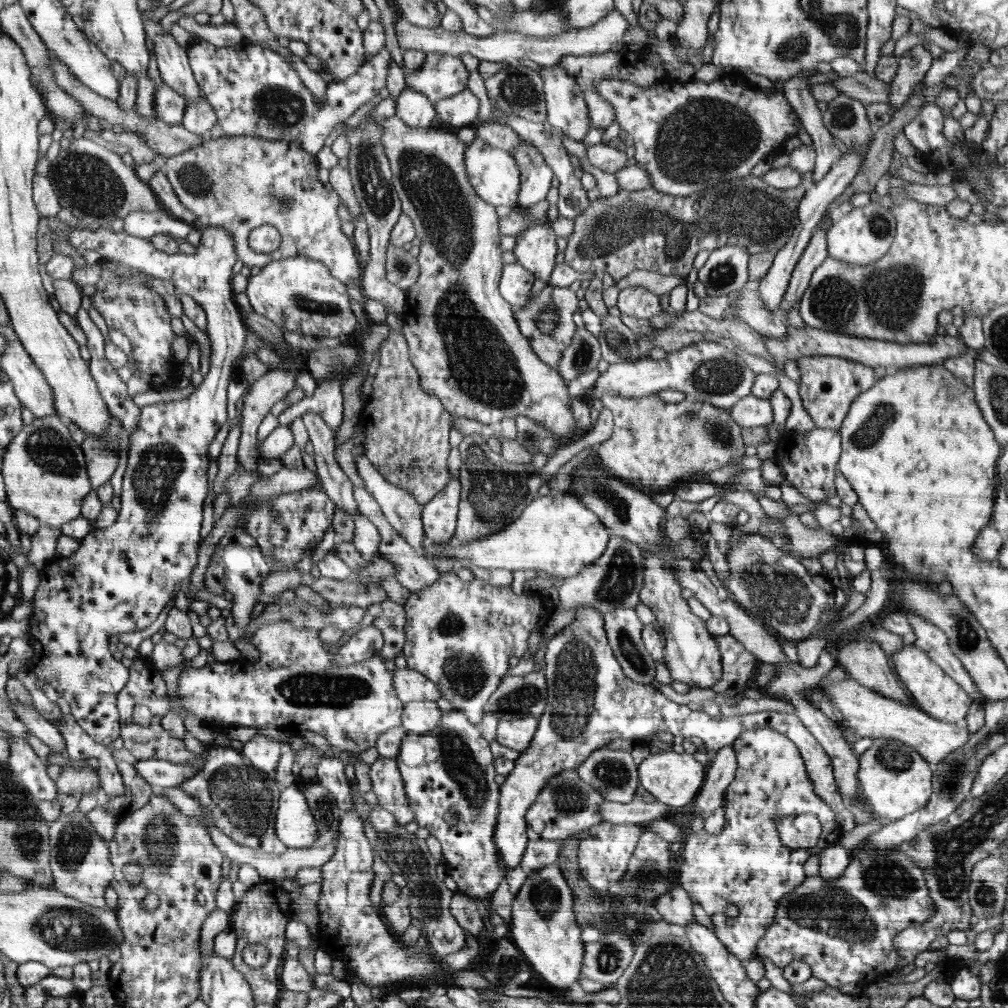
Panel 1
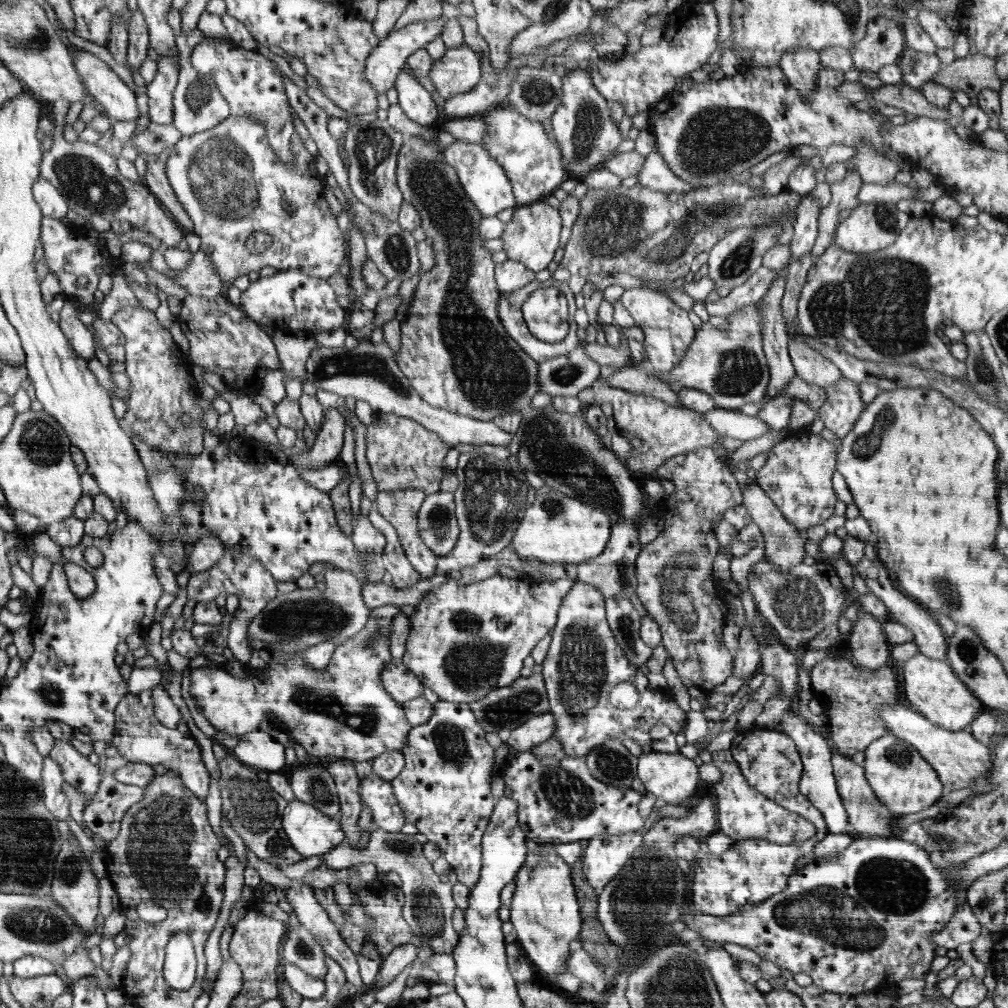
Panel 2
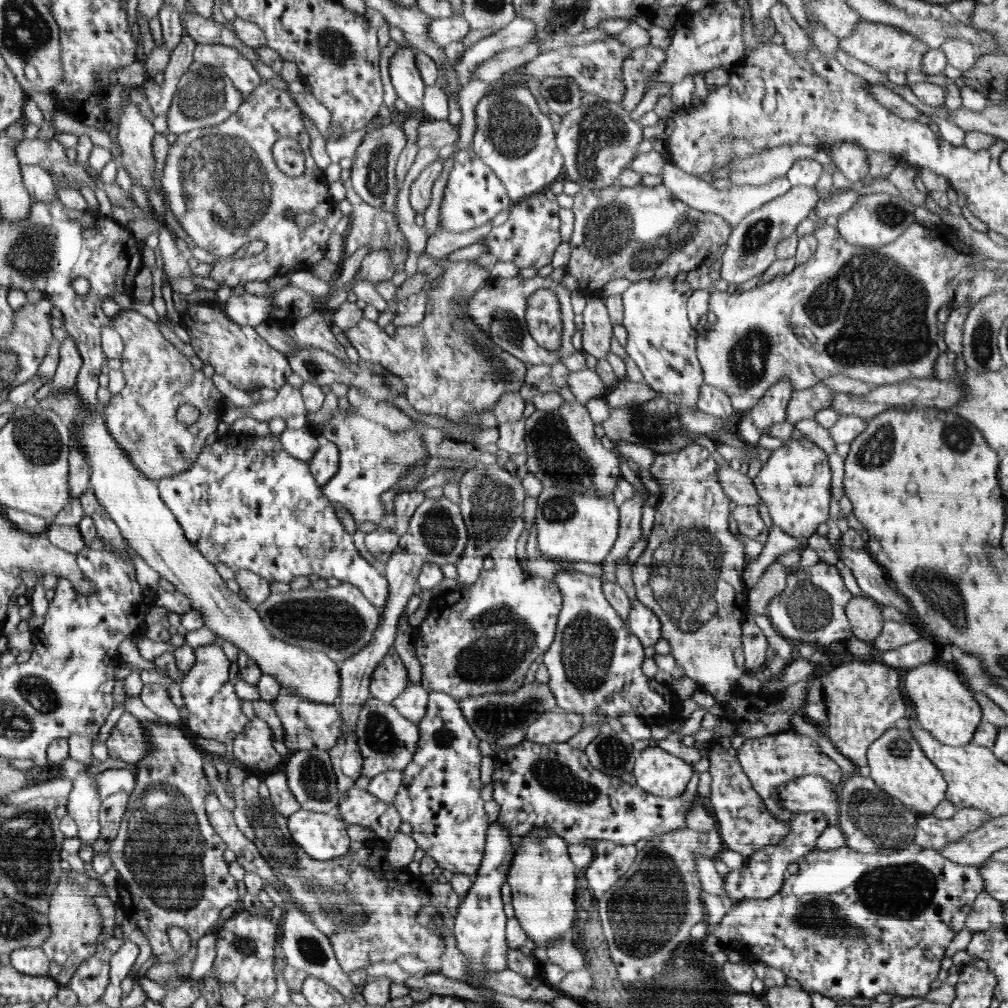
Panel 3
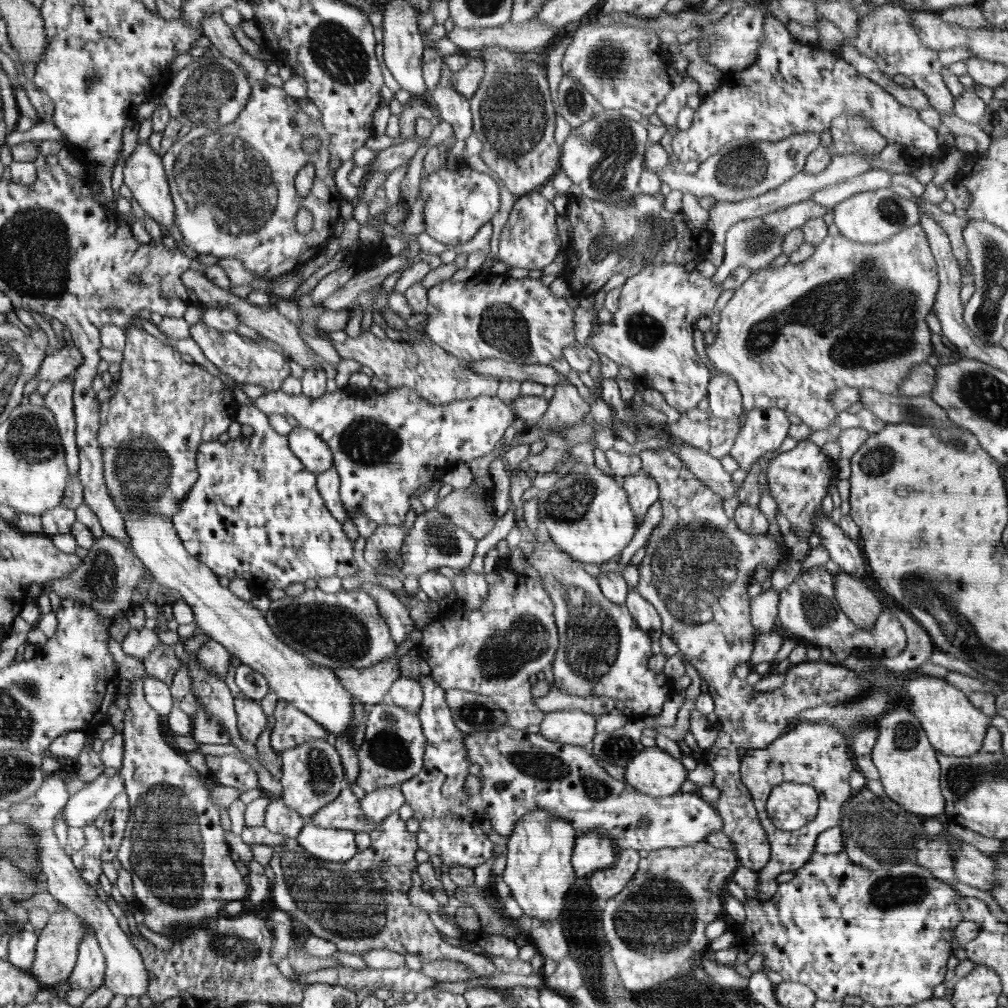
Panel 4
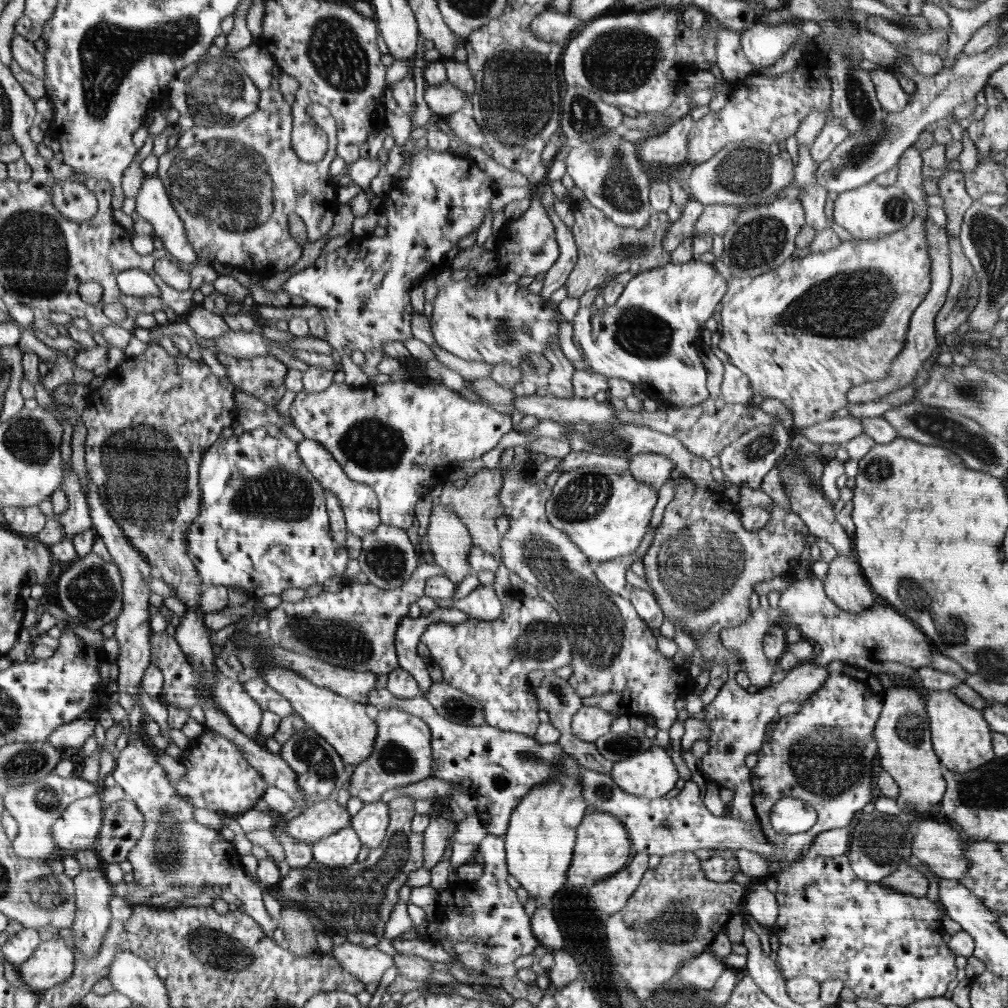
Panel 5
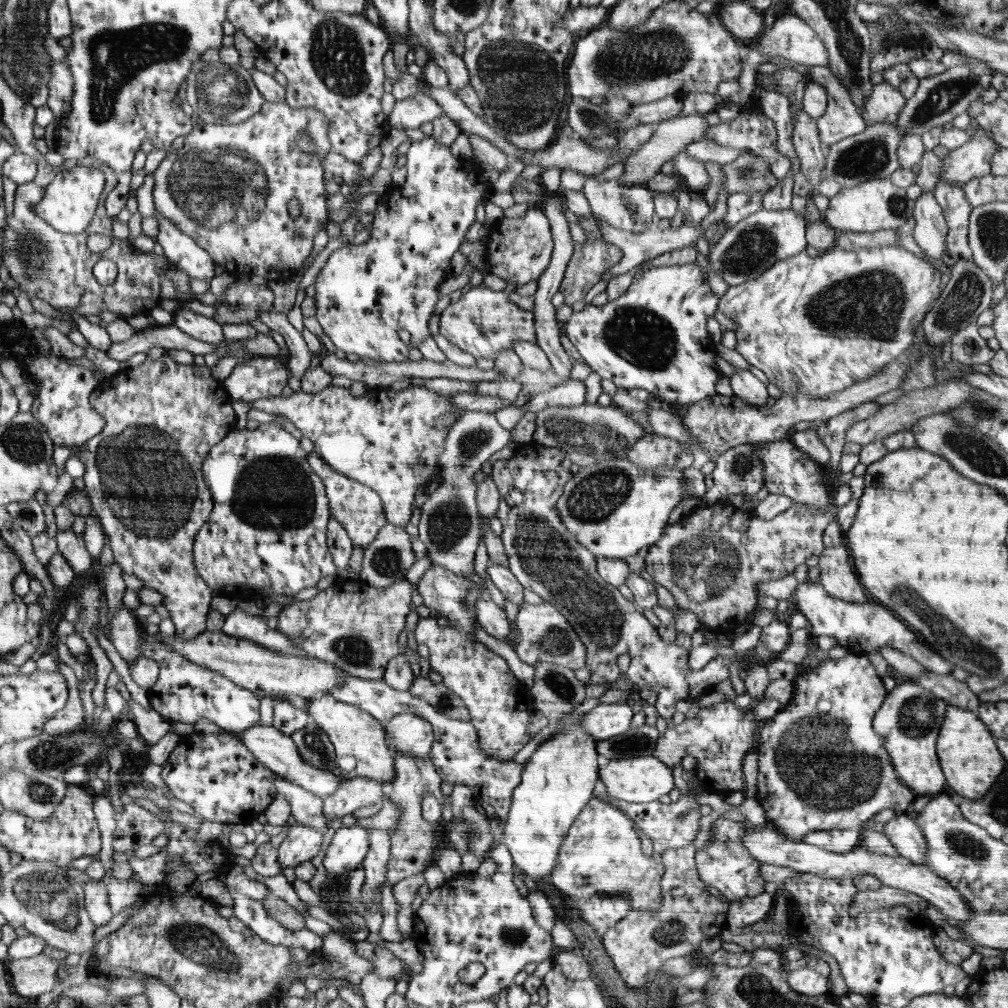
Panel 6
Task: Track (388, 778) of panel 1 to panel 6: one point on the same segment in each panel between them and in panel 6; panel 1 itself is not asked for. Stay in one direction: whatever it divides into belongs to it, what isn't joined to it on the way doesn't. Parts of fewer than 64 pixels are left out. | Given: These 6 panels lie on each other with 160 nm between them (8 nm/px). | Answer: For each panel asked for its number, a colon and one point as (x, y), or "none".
2: (377, 792)
3: (357, 806)
4: (345, 812)
5: (320, 819)
6: (302, 843)

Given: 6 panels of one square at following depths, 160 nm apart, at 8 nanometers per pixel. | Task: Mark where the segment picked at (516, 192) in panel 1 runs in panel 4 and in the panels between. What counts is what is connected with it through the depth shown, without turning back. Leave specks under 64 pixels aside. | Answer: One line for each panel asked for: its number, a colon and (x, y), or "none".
2: (486, 184)
3: (473, 195)
4: (456, 203)

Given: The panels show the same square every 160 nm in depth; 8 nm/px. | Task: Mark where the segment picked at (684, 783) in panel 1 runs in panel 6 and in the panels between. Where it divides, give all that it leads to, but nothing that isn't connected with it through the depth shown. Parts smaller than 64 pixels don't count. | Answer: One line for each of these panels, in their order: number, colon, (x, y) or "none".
2: (674, 778)
3: (657, 772)
4: (654, 772)
5: (651, 774)
6: (641, 779)

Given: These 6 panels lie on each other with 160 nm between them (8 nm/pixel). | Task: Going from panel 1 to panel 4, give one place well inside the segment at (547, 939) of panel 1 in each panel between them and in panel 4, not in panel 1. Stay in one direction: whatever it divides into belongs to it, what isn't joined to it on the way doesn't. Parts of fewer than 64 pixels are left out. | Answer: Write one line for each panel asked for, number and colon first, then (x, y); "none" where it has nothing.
2: (545, 912)
3: (542, 877)
4: (538, 871)

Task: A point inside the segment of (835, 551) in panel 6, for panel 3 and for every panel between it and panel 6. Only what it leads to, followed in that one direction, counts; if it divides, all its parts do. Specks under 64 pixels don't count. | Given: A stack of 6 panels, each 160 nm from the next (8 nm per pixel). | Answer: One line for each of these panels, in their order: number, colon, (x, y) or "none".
3: (864, 614)
4: (859, 602)
5: (845, 585)

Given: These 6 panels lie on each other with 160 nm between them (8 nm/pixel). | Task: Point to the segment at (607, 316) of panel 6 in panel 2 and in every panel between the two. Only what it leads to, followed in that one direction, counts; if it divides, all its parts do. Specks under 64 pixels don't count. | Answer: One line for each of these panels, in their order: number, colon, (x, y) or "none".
2: (668, 331)
3: (661, 341)
4: (652, 331)
5: (650, 337)

